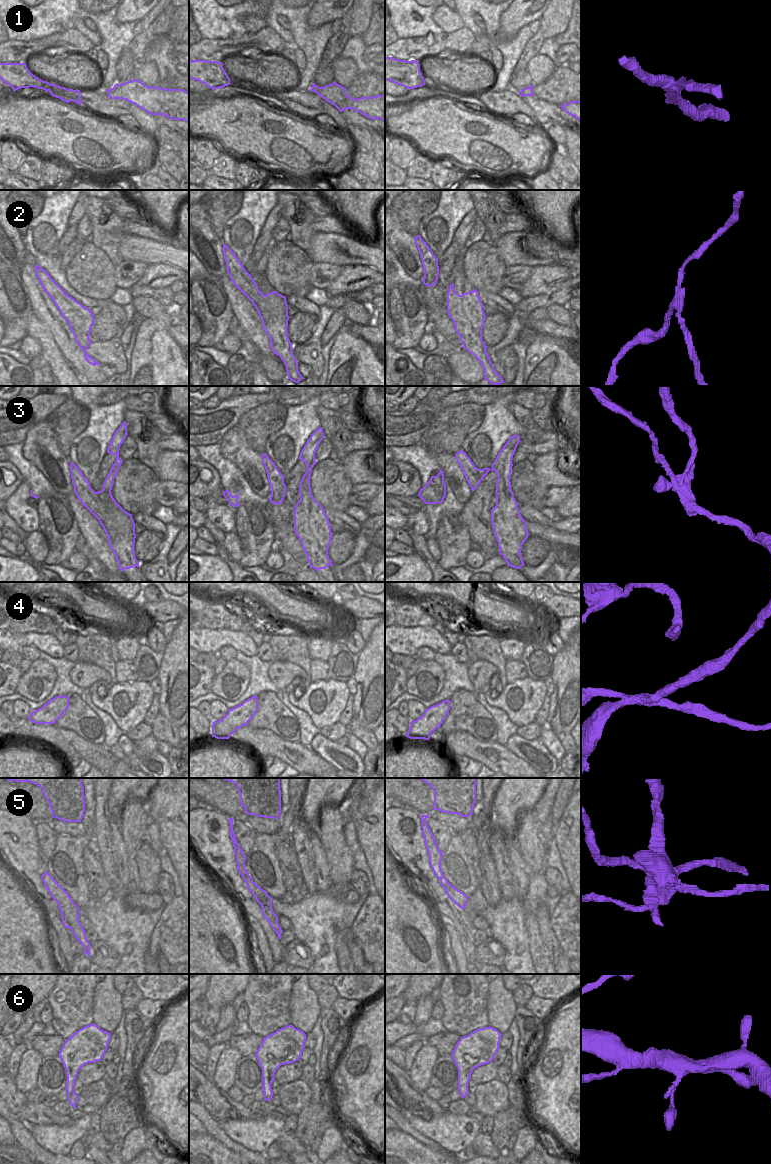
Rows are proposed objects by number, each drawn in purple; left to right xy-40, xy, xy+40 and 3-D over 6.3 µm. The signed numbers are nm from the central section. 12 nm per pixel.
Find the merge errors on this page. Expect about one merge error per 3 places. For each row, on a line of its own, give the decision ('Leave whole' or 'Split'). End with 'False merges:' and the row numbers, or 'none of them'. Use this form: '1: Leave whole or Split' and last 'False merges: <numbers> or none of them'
1: Split
2: Split
3: Split
4: Split
5: Split
6: Leave whole
False merges: 1, 2, 3, 4, 5

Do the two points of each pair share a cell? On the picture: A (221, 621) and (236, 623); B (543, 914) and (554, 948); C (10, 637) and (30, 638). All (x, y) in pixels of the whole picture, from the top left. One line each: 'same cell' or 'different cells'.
A: same cell
B: same cell
C: same cell

